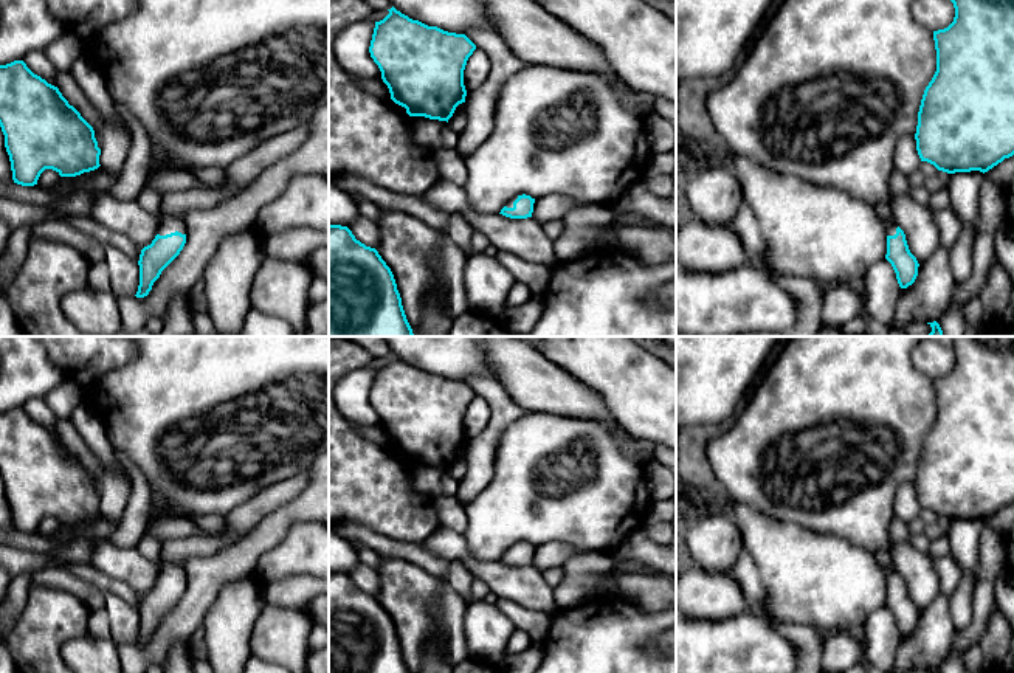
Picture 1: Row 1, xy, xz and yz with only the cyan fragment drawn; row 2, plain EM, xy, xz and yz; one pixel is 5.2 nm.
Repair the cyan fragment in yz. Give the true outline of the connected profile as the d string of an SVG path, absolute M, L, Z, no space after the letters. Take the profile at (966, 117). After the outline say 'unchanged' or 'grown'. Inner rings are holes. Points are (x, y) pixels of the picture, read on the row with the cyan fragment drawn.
M1014 0L950 2L954 22L933 31L936 71L921 99L916 150L938 171L985 174L1014 155Z; unchanged

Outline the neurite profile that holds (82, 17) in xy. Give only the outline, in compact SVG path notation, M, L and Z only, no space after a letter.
M45 0L65 31L88 43L102 28L132 14L138 0Z

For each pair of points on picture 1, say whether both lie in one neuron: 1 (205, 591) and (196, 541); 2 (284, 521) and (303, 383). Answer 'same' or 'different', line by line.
1: different
2: different

